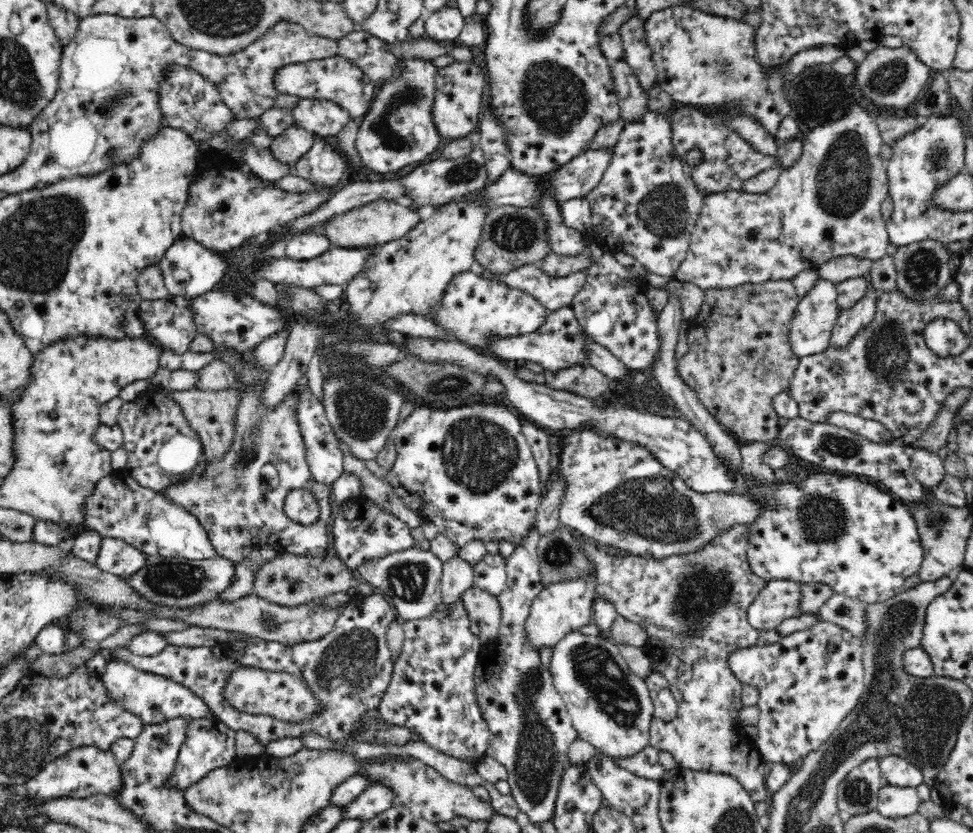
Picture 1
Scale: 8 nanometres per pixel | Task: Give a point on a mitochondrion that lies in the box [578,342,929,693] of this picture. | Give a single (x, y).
(648, 505)

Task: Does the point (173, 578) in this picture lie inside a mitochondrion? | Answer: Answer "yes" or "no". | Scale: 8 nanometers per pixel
yes

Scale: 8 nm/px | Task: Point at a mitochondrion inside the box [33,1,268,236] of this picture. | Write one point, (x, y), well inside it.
(124, 94)

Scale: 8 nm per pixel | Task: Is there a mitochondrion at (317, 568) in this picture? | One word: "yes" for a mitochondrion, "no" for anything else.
no

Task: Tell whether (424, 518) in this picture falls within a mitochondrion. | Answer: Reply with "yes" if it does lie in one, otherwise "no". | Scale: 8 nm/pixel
no

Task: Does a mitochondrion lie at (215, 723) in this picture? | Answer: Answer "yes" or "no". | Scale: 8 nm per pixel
no

